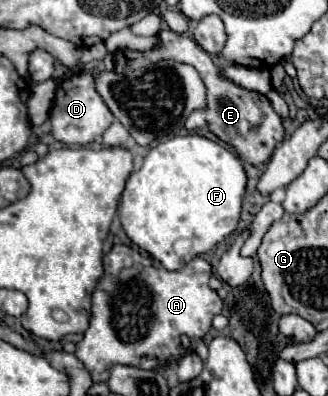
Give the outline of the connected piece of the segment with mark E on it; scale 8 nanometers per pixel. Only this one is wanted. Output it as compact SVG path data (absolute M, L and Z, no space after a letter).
M163 29L163 31L159 31L159 39L161 39L161 43L149 51L127 51L127 49L115 51L115 71L117 73L133 71L137 67L155 63L159 59L173 59L173 61L193 65L199 71L199 75L207 87L207 107L203 111L193 111L189 115L189 119L185 121L185 127L189 131L193 131L193 129L203 129L203 123L205 123L207 129L213 135L217 135L221 141L231 145L243 161L247 161L251 165L267 163L275 145L281 143L285 137L283 119L275 113L269 99L257 91L249 91L245 87L225 79L221 75L219 67L211 61L211 57L191 37L173 33L171 29Z

